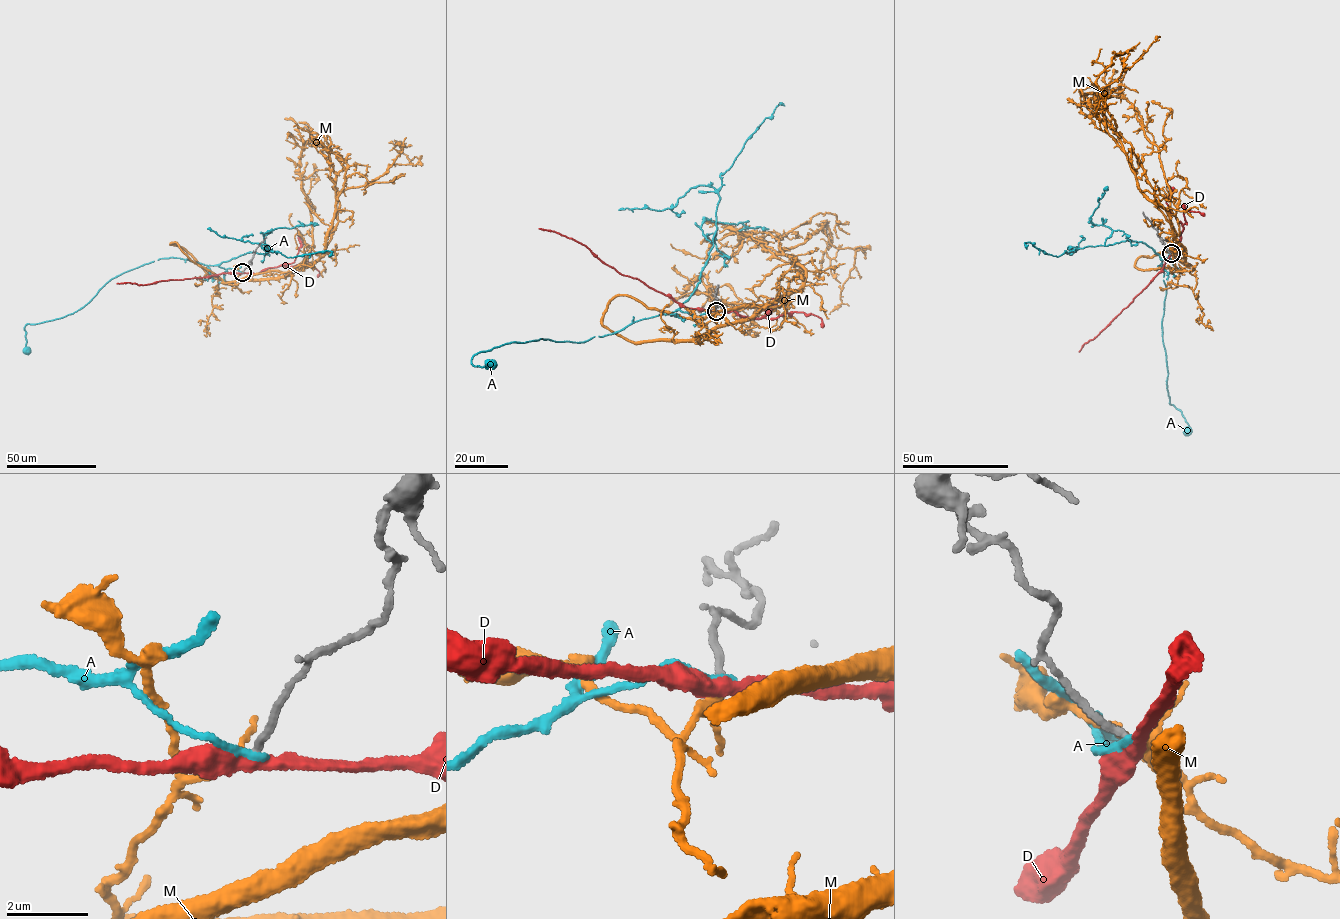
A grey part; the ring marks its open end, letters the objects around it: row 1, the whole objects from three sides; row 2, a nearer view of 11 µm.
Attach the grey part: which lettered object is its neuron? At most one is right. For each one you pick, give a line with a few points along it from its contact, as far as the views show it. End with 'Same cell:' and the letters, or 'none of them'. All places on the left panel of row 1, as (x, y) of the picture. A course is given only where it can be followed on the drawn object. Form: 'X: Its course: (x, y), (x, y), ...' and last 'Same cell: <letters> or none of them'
M: Its course: (242, 272), (238, 280), (285, 277), (321, 256), (337, 195), (377, 179), (389, 165), (411, 164), (394, 140)
Same cell: M

